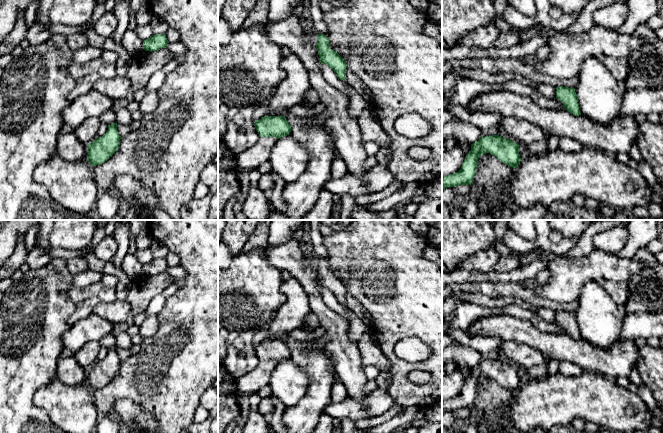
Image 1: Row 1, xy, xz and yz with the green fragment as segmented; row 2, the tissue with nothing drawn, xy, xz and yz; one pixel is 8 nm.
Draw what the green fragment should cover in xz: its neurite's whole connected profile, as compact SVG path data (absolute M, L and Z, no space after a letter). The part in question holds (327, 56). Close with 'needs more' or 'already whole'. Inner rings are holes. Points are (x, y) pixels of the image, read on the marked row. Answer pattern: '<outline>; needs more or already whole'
M318 34L318 42L315 45L320 57L321 64L326 64L334 70L340 80L346 81L345 60L330 48L329 39L324 34Z; already whole

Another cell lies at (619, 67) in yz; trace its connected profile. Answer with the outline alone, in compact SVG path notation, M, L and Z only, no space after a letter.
M597 55L619 84L623 84L630 74L630 66L626 58L616 58L607 55Z

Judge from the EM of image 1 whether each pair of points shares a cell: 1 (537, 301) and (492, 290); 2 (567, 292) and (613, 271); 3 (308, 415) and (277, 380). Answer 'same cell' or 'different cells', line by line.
1: same cell
2: same cell
3: different cells

